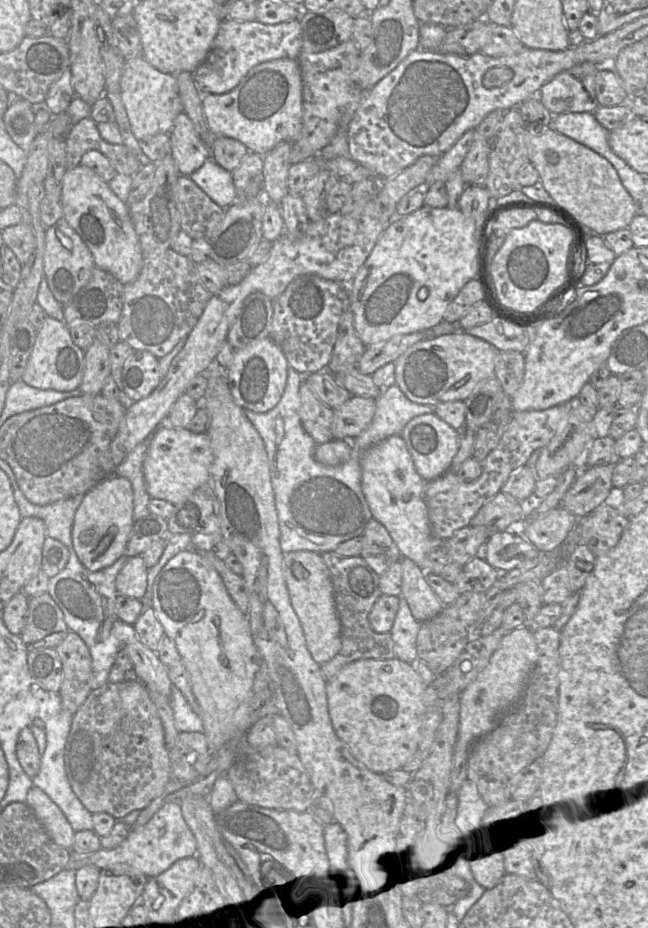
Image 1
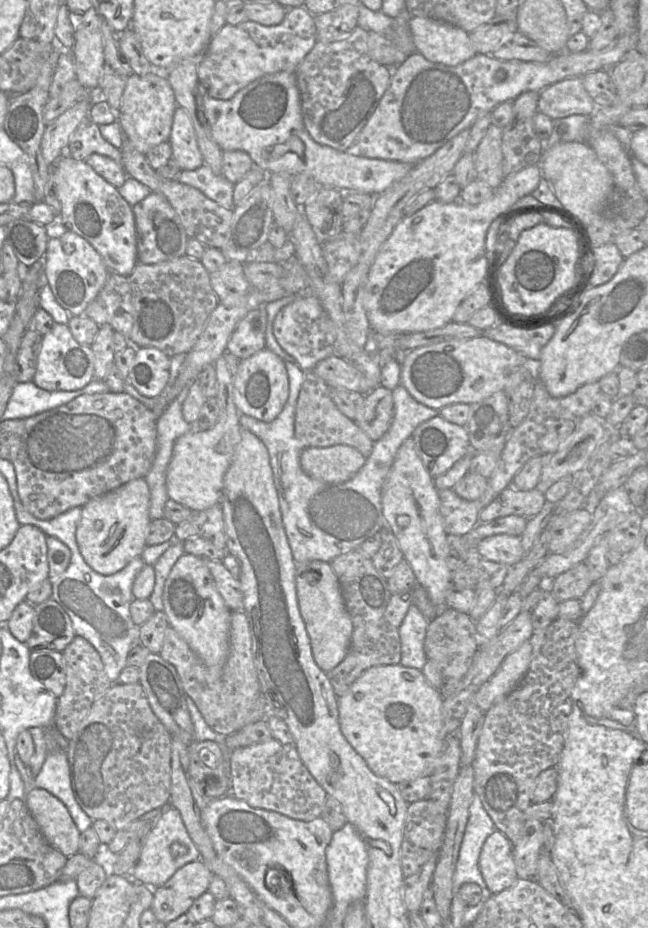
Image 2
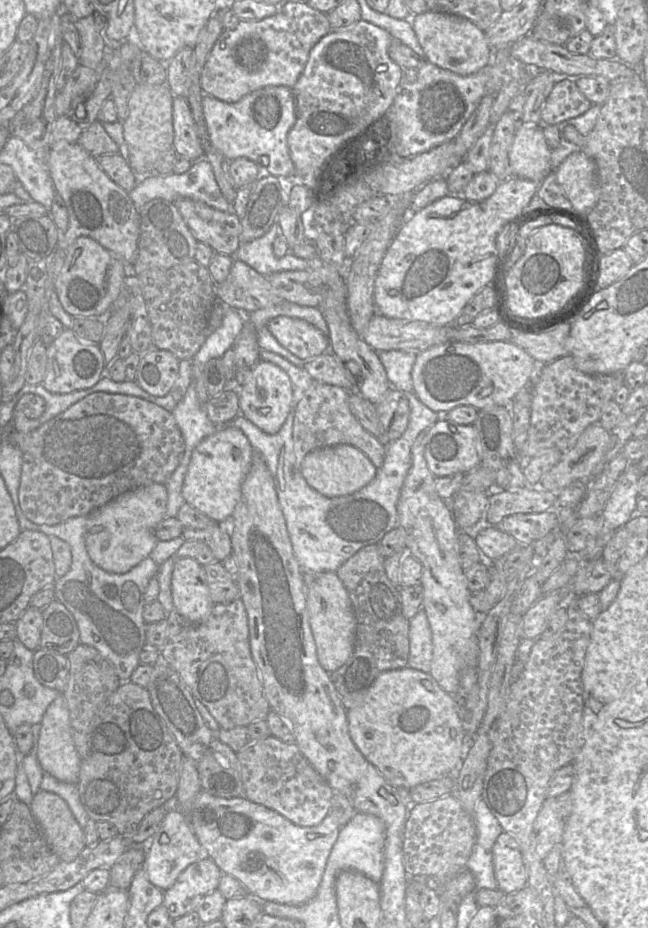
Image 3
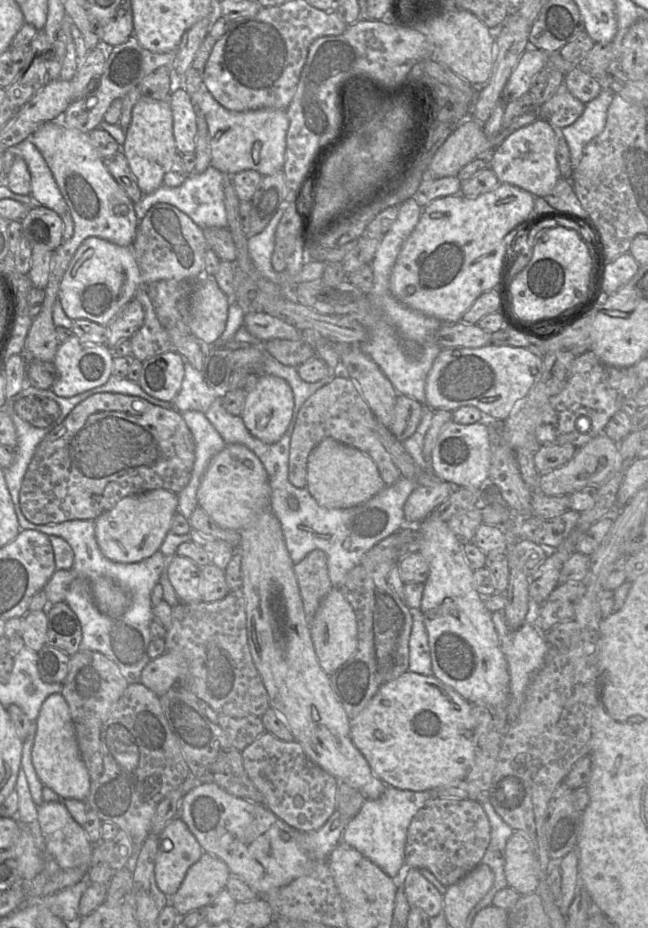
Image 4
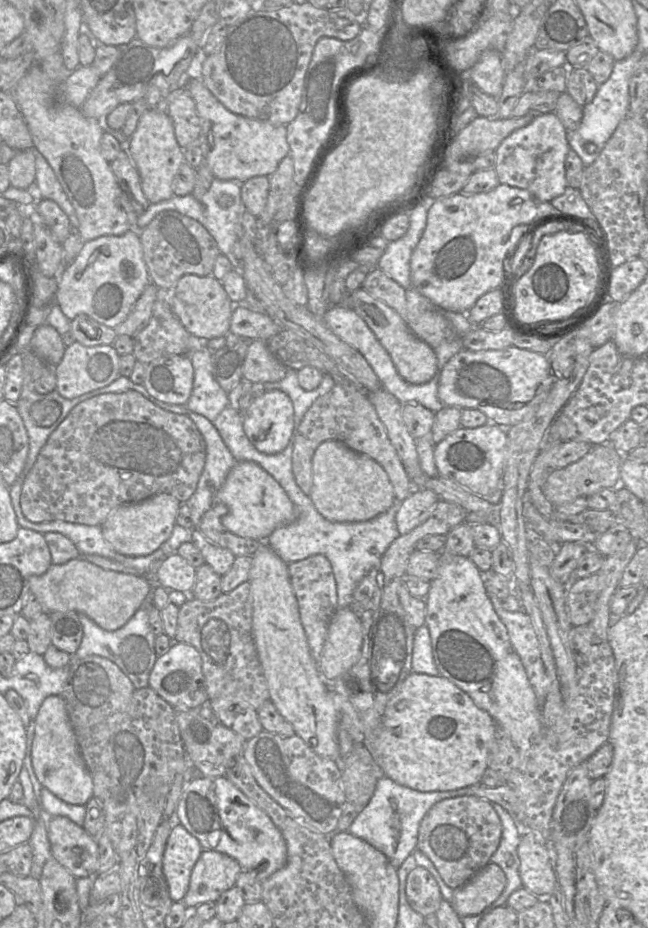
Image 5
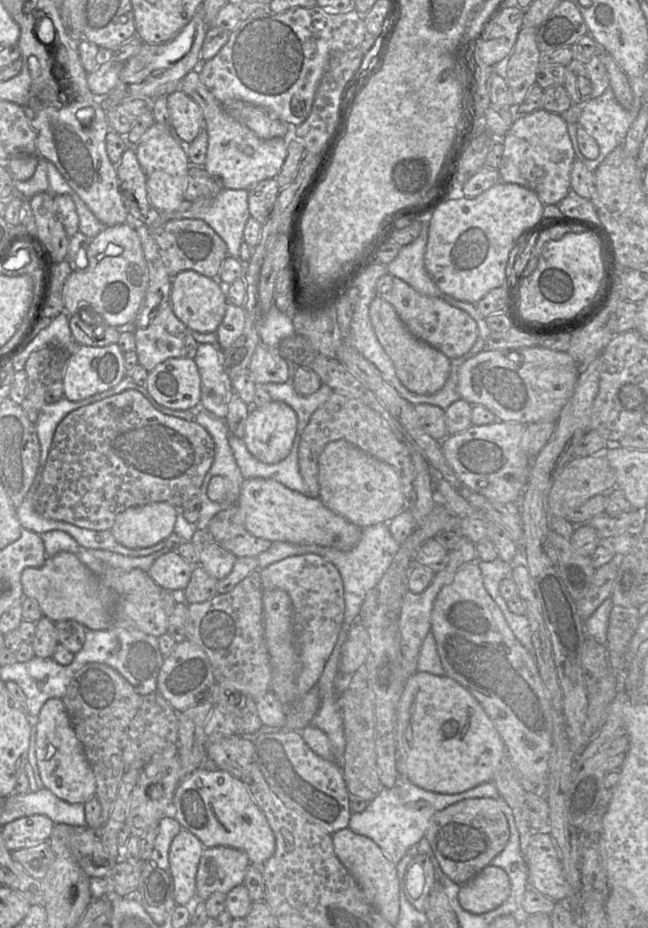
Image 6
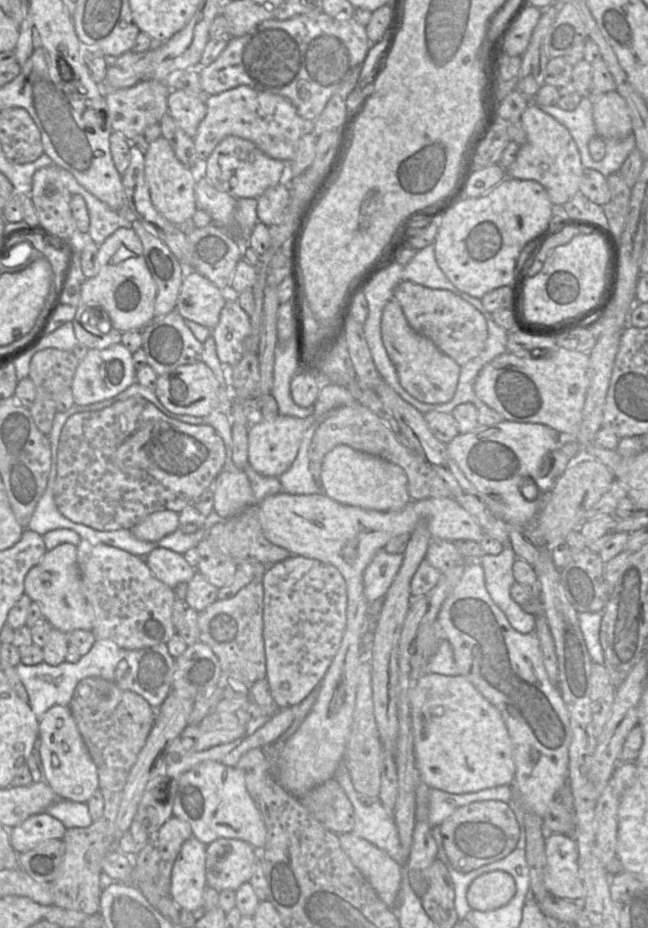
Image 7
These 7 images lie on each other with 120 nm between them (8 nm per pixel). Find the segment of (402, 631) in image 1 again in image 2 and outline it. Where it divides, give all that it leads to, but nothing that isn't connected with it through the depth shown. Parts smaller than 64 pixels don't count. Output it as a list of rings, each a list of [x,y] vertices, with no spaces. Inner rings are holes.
[[[413,604],[410,605],[398,632],[401,640],[401,660],[404,667],[421,670],[428,658],[424,651],[424,640],[429,621]]]

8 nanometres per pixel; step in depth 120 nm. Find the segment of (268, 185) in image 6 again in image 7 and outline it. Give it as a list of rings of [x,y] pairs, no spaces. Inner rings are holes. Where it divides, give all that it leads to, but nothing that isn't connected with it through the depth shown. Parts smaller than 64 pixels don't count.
[[[287,183],[269,187],[257,198],[258,220],[267,226],[279,223],[289,203],[290,192]]]

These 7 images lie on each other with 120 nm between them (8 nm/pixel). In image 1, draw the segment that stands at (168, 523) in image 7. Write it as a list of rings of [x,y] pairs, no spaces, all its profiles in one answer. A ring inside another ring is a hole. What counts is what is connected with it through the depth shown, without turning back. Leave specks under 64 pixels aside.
[[[112,475],[89,490],[78,507],[72,527],[72,541],[81,563],[90,571],[111,566],[124,554],[133,519],[133,489],[125,477]]]

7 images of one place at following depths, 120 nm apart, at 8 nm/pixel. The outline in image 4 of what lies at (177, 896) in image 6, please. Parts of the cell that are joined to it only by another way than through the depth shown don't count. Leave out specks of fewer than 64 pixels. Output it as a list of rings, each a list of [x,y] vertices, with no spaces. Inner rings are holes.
[[[176,816],[159,835],[155,858],[155,879],[159,889],[168,897],[180,888],[188,869],[202,856],[204,850],[184,821]]]

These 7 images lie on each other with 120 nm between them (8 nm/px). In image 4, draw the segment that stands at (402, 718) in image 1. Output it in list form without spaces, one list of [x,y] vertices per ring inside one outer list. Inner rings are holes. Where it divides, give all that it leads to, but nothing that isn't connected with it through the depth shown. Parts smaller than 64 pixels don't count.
[[[409,670],[383,684],[365,708],[350,720],[350,738],[376,777],[387,786],[411,791],[432,790],[465,780],[474,763],[478,745],[472,704],[435,676]]]

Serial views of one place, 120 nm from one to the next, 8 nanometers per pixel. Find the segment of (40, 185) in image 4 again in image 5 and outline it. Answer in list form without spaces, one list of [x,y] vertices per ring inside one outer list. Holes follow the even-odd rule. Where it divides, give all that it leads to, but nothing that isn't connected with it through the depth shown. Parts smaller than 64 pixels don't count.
[[[33,148],[33,153],[36,159],[36,181],[31,183],[26,191],[36,202],[42,199],[55,201],[68,216],[71,225],[78,228],[79,221],[75,209],[64,192],[53,169],[36,148]]]

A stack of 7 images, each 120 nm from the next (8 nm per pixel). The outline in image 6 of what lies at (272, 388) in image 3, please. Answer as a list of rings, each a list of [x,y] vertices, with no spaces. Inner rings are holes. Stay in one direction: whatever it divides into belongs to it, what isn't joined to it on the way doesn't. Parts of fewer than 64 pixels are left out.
[[[274,401],[260,407],[250,407],[246,421],[244,442],[249,452],[259,461],[275,464],[291,452],[297,432],[298,417],[294,409],[282,401]]]

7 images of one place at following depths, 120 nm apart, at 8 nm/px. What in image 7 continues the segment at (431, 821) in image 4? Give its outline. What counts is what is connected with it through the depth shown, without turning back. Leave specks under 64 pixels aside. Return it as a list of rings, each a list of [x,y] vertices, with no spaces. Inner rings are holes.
[[[476,801],[457,808],[440,825],[443,848],[450,864],[461,873],[468,873],[498,861],[516,847],[520,826],[509,805],[502,801]]]

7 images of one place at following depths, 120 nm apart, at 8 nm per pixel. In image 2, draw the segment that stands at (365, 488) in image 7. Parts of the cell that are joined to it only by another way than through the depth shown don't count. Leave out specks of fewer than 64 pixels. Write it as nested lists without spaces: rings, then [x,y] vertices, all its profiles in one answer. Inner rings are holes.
[[[349,445],[309,447],[302,451],[300,465],[310,477],[329,484],[350,480],[363,467],[366,458]]]

